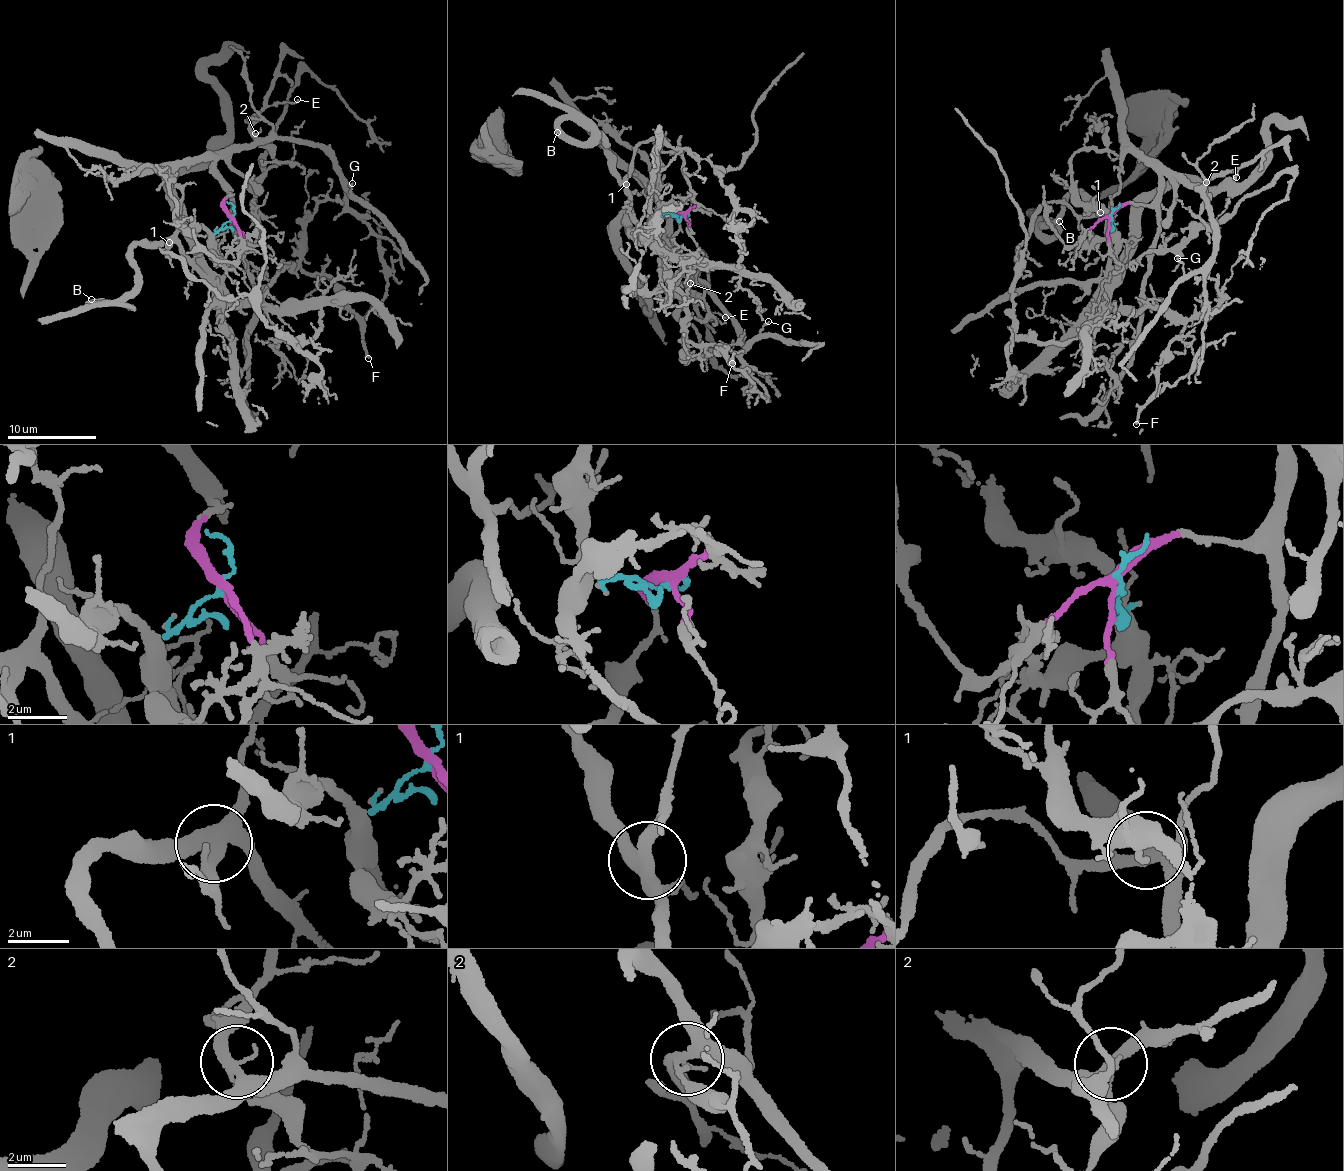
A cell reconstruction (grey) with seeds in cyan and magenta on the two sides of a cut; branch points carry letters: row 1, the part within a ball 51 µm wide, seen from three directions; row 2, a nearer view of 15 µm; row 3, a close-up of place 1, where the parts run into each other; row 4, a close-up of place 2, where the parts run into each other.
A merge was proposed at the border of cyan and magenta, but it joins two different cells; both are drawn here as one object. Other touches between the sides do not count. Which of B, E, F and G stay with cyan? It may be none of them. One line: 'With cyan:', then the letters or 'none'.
With cyan: B, F

